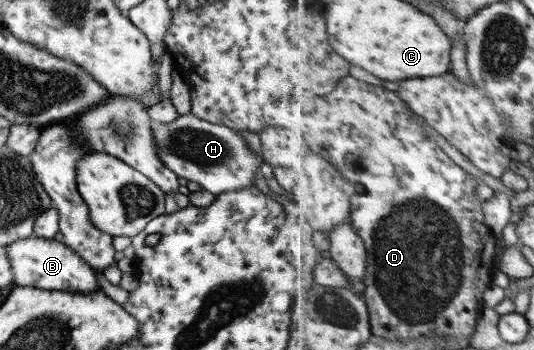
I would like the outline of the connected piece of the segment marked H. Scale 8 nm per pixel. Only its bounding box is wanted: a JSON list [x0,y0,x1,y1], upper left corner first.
[151,113,261,195]

